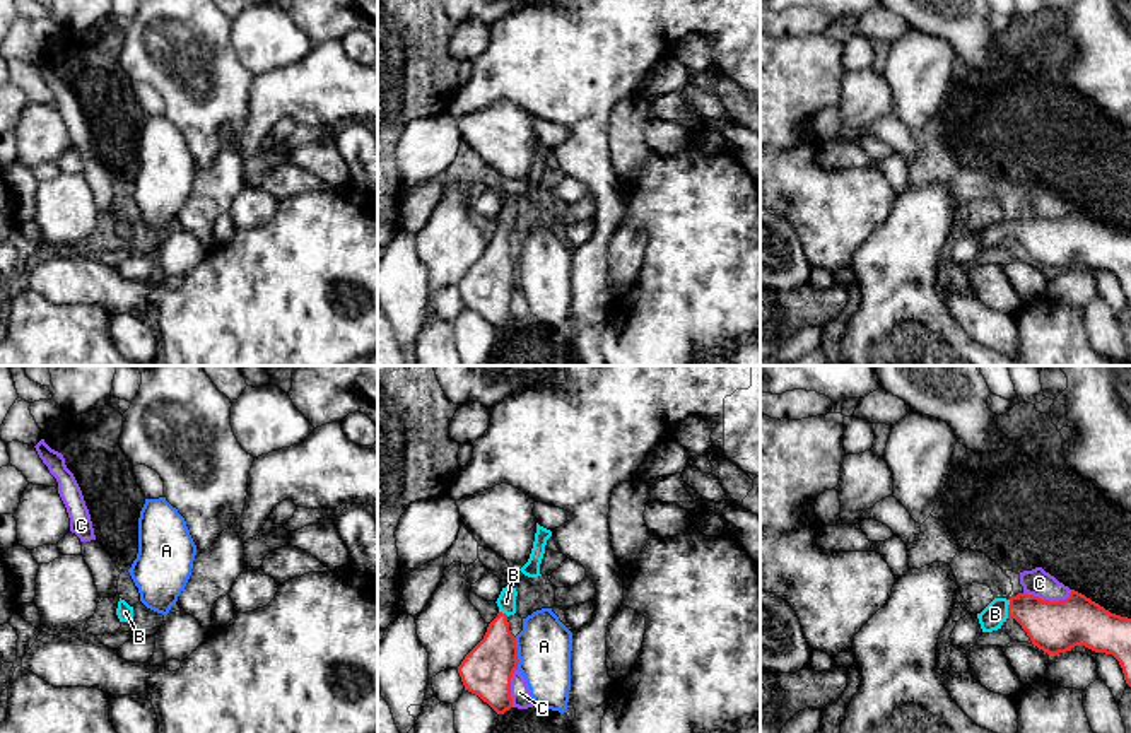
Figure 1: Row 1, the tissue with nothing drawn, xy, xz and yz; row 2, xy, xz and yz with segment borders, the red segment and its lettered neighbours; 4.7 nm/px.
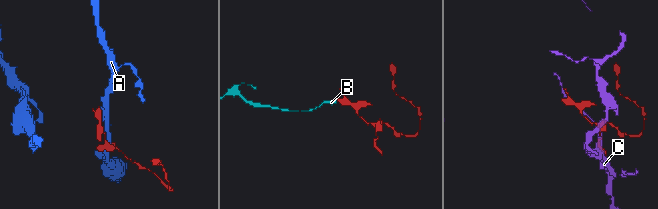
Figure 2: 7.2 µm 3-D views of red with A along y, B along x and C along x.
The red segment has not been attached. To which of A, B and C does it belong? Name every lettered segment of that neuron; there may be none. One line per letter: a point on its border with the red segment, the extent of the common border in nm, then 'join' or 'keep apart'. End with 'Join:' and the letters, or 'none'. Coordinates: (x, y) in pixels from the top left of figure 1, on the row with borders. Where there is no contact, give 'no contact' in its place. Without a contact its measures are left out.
A: contact xz (516, 653); length 150 nm; keep apart
B: contact yz (1008, 609); length 90 nm; join
C: contact yz (1048, 600); length 240 nm; keep apart
Join: B

